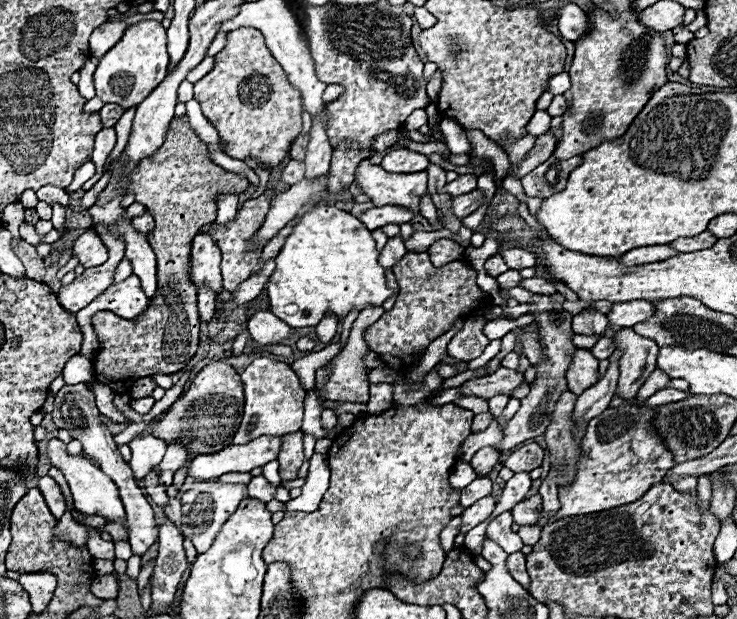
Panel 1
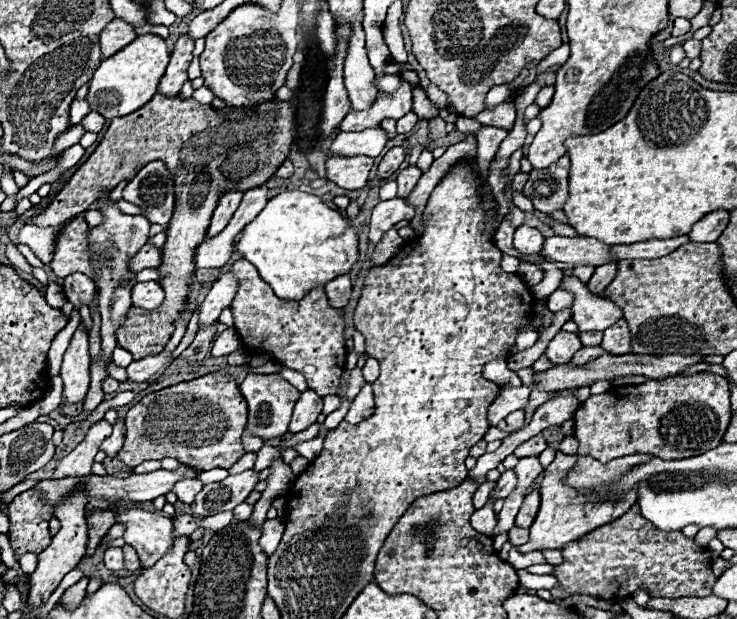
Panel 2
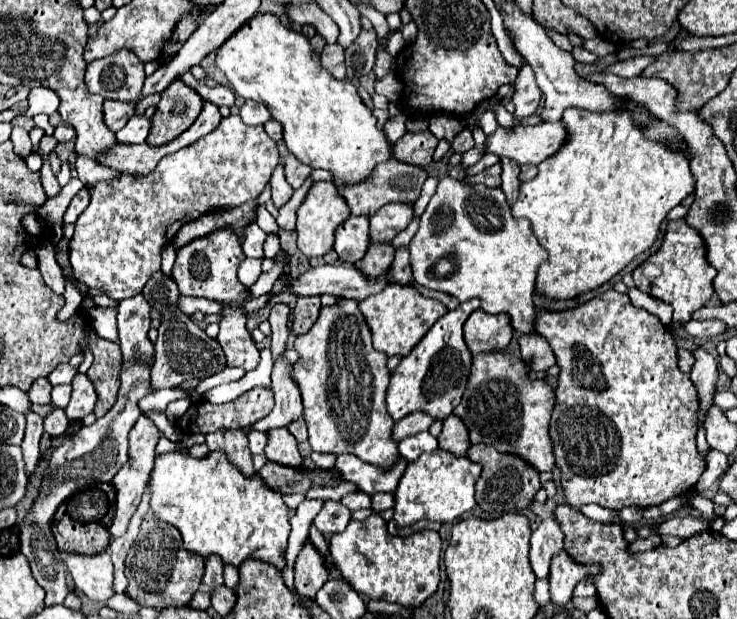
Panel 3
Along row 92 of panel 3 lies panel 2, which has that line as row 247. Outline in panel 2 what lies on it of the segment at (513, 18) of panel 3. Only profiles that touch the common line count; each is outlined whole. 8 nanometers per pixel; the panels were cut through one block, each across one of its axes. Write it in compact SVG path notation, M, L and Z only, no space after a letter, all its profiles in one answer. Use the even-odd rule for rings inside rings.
M552 236L548 240L544 240L544 250L548 260L552 262L566 262L566 264L582 264L582 266L602 266L608 262L616 262L612 260L610 254L610 246L606 246L604 242L596 240L596 238L566 238L566 236Z

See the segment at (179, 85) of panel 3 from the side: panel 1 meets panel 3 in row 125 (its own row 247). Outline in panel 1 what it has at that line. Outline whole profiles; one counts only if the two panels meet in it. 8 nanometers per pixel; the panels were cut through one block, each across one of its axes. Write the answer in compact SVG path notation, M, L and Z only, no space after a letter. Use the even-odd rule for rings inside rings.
M188 116L172 118L164 144L146 160L140 160L138 166L130 172L128 178L128 190L126 194L134 194L136 202L142 202L148 212L156 220L156 228L152 234L148 234L148 242L156 254L158 262L158 288L156 296L150 300L144 314L140 314L134 320L124 320L112 312L96 312L92 316L94 332L100 340L100 352L94 358L94 370L96 380L108 384L114 392L124 394L124 390L138 378L152 376L156 372L172 374L176 370L186 368L186 362L196 354L198 350L198 332L200 332L200 316L196 308L196 288L192 286L190 276L190 250L192 250L192 238L200 232L202 226L216 220L218 212L218 196L220 194L242 194L250 182L234 172L228 172L214 164L208 156L208 146L198 138L194 128L188 124Z

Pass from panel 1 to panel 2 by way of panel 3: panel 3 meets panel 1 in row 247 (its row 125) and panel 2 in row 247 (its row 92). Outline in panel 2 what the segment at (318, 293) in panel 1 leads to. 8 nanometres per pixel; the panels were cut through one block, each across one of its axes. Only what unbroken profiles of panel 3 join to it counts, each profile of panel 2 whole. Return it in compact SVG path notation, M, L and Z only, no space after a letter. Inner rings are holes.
M292 190L268 200L266 208L246 224L236 248L256 266L278 298L302 300L312 288L326 286L328 280L352 270L358 262L358 232L318 196Z

